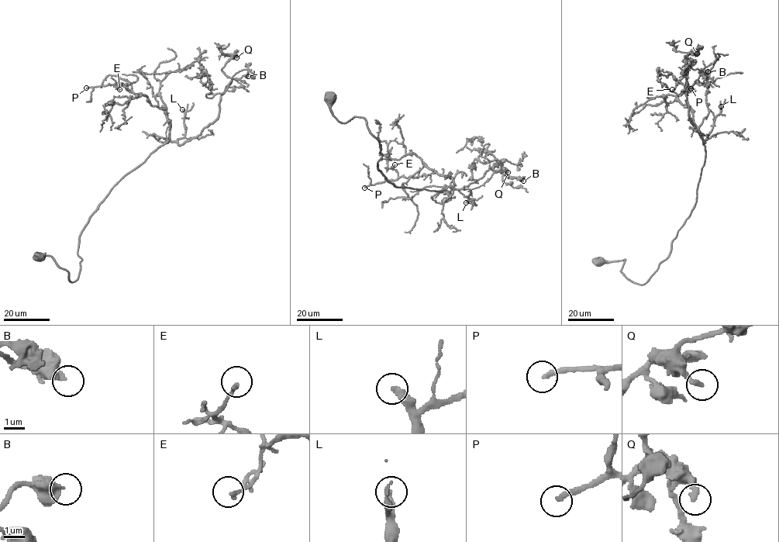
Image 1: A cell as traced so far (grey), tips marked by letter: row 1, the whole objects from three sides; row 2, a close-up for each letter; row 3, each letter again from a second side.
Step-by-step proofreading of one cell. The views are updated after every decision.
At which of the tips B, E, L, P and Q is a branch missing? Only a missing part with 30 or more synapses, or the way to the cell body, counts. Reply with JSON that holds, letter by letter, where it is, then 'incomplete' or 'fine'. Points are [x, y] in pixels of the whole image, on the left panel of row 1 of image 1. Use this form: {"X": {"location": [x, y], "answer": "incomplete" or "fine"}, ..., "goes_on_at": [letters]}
{"B": {"location": [248, 76], "answer": "fine"}, "E": {"location": [119, 89], "answer": "fine"}, "L": {"location": [182, 109], "answer": "incomplete"}, "P": {"location": [86, 88], "answer": "incomplete"}, "Q": {"location": [236, 57], "answer": "fine"}, "goes_on_at": ["L", "P"]}

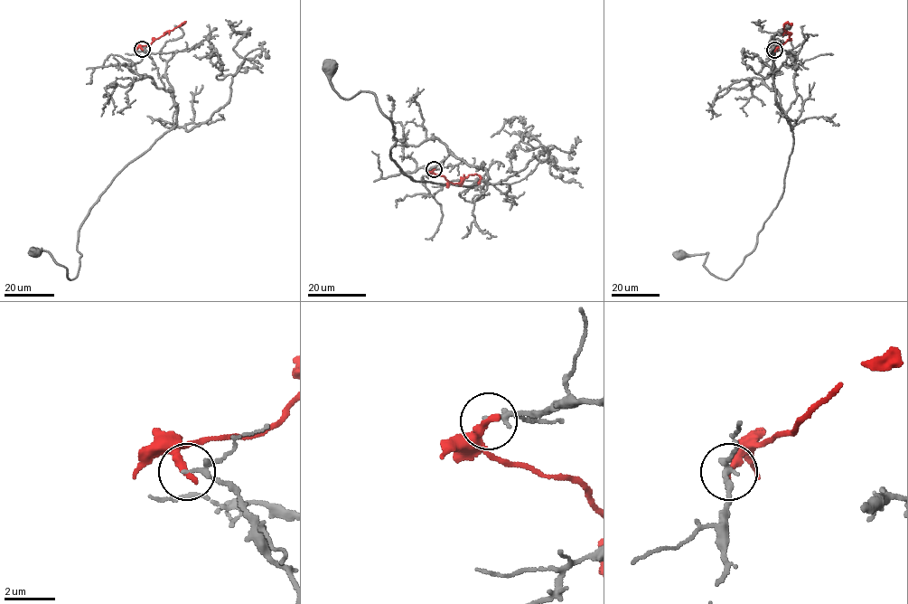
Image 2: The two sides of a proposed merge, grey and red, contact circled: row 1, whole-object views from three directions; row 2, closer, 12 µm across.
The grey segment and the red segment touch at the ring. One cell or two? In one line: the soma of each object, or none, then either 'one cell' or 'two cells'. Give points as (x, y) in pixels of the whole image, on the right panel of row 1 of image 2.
grey (679, 255) | red none | two cells

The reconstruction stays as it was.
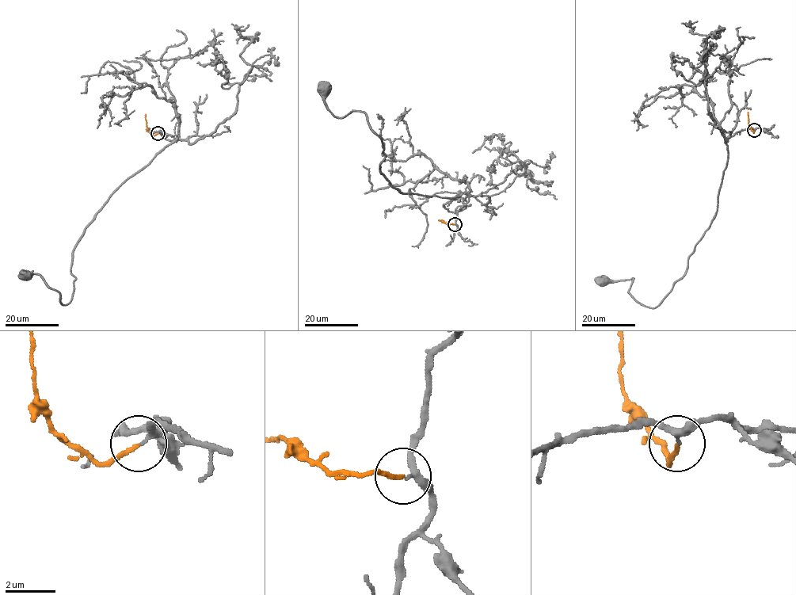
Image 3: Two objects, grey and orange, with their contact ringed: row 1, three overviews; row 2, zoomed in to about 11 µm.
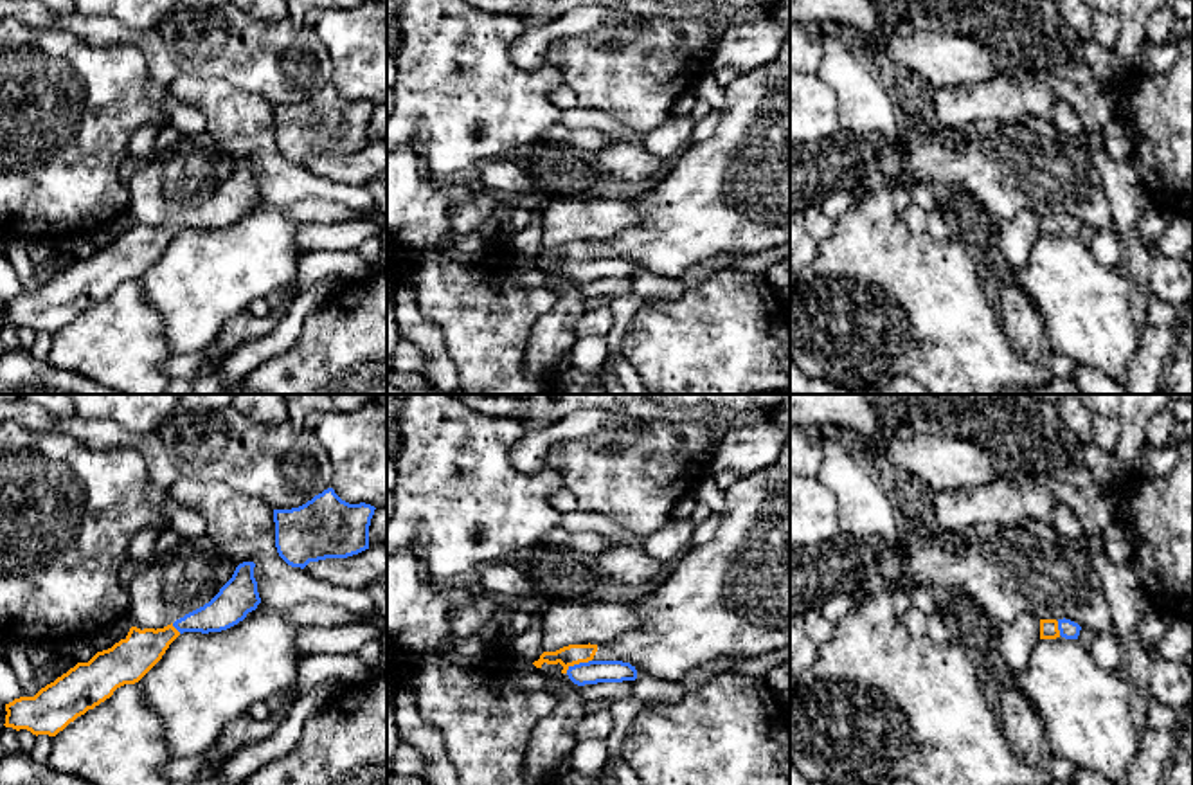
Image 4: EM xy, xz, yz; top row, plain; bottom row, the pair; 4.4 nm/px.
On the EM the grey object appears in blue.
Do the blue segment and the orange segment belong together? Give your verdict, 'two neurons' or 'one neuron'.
one neuron

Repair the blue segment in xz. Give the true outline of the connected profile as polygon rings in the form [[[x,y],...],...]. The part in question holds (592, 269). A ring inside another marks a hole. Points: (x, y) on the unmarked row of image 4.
[[[569,241],[556,248],[543,248],[533,261],[542,265],[543,259],[560,259],[563,263],[561,270],[567,270],[578,283],[637,275],[637,266],[630,259],[596,257],[596,248],[597,241]]]

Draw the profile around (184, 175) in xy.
[[[207,133],[180,140],[128,182],[128,218],[144,225],[164,225],[209,200],[232,175],[236,160]]]

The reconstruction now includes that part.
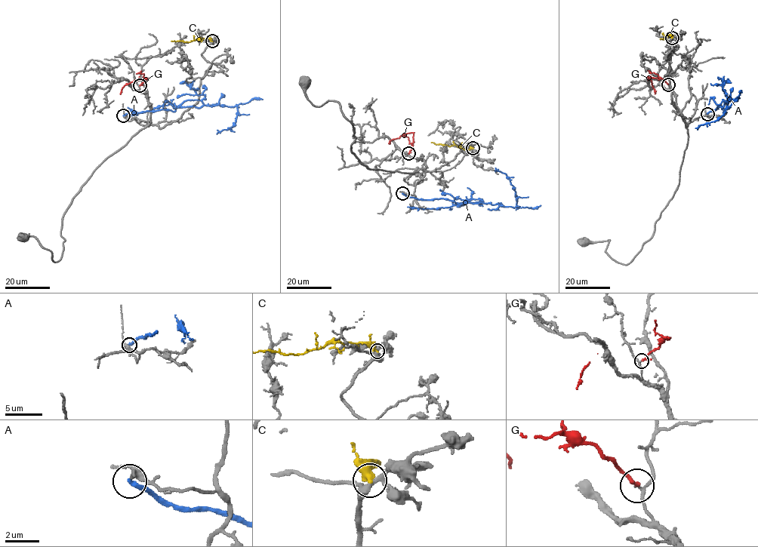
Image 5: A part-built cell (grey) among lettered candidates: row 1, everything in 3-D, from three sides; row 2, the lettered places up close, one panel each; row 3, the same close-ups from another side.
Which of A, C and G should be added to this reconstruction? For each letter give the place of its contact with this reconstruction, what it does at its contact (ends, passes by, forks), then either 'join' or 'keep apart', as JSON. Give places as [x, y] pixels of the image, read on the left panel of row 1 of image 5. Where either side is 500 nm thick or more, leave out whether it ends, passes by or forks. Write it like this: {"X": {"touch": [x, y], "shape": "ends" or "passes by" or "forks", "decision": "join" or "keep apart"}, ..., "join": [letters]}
{"A": {"touch": [123, 115], "shape": "ends", "decision": "keep apart"}, "C": {"touch": [212, 41], "shape": "ends", "decision": "keep apart"}, "G": {"touch": [140, 85], "shape": "passes by", "decision": "keep apart"}, "join": []}

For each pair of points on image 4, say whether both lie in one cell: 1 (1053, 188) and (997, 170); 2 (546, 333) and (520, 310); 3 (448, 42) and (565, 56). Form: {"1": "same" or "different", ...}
{"1": "same", "2": "different", "3": "different"}

